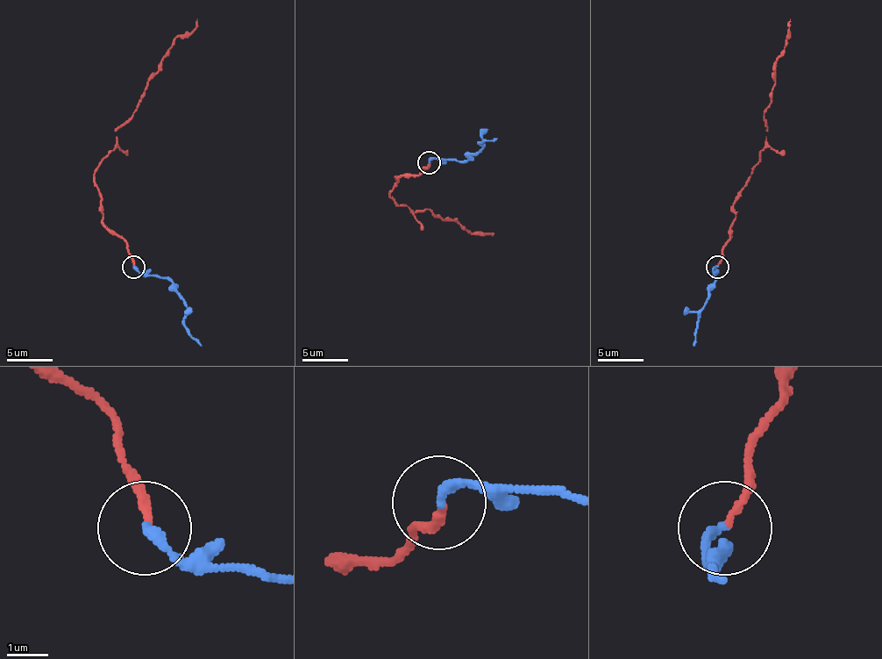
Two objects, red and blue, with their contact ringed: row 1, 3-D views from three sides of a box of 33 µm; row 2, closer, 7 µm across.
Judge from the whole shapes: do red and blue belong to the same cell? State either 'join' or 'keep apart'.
join

